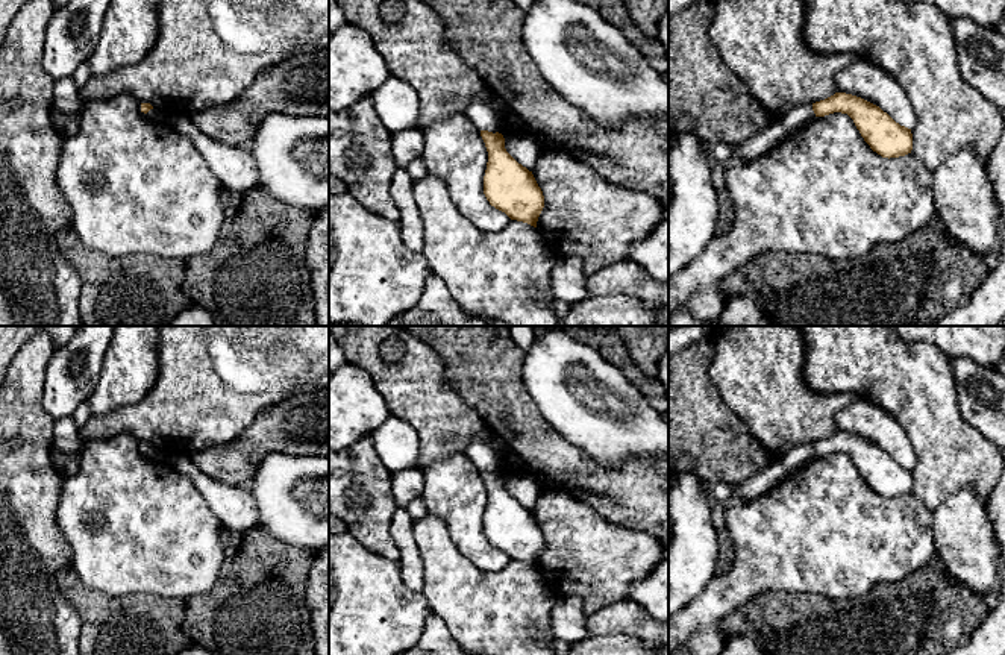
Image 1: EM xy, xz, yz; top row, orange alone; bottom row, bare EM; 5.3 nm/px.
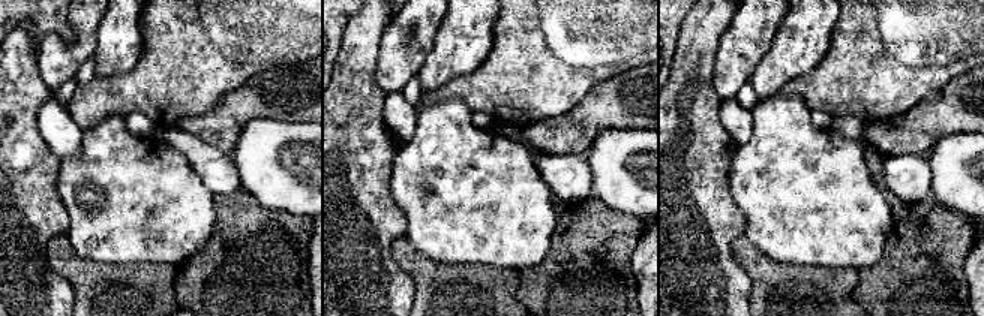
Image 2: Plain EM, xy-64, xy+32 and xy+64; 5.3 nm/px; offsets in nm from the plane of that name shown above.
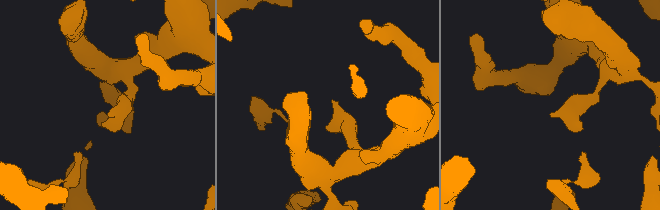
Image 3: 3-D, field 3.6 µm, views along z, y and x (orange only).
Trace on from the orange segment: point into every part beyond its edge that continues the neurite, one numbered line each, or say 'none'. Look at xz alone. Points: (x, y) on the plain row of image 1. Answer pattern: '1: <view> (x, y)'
1: xz (484, 457)

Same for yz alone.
1: yz (763, 482)

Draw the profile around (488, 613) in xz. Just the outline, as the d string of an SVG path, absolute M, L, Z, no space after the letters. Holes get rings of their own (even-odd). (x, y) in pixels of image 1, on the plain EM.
M427 512L424 519L414 522L414 538L424 564L424 585L421 593L430 610L446 623L459 647L470 655L559 655L550 646L555 594L540 570L528 563L511 559L502 570L485 572L477 569L462 555L441 519Z

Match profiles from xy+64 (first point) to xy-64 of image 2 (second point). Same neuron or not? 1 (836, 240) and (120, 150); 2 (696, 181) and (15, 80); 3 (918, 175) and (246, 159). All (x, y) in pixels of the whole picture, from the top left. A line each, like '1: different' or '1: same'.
1: same
2: same
3: different

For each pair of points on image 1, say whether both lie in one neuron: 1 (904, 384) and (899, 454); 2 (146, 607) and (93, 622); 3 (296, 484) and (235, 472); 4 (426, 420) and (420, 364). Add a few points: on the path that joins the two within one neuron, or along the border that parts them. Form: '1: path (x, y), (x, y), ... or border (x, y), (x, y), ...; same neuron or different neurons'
1: border (873, 404), (898, 422), (908, 437), (914, 460); different neurons
2: path (132, 620), (106, 622); same neuron
3: border (282, 454), (267, 454), (246, 482); different neurons
4: path (426, 407), (426, 401), (420, 394), (420, 378); same neuron

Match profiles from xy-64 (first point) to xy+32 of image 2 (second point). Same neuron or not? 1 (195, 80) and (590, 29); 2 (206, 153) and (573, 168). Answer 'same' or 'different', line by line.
1: same
2: same

